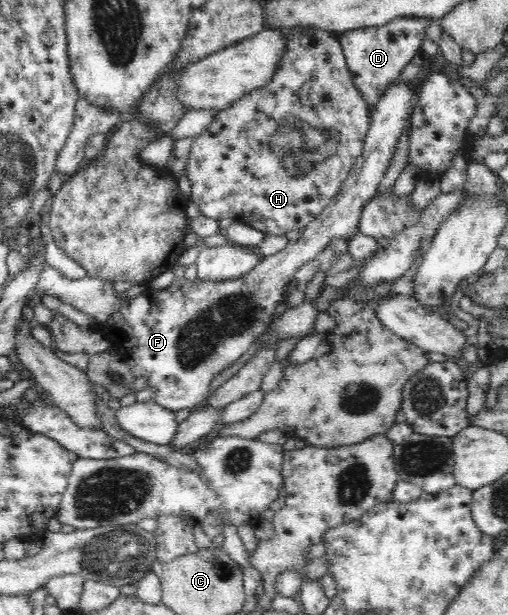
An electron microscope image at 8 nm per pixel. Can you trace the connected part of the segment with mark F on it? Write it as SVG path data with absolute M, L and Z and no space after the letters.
M422 82L414 88L410 88L410 83L390 85L375 104L362 154L355 160L352 172L333 202L301 230L298 240L288 241L284 249L264 257L256 268L244 276L222 281L200 277L190 281L178 277L168 288L147 288L135 298L128 299L124 293L114 290L114 281L88 275L70 280L46 264L34 292L46 291L64 304L91 316L97 330L111 342L134 375L147 376L147 386L156 388L152 400L160 406L176 412L194 410L206 404L211 394L210 382L225 368L236 364L236 360L266 334L270 322L276 318L276 307L284 301L286 286L294 280L300 268L318 256L330 241L350 240L358 233L360 213L376 195L394 156L398 138L419 99Z

